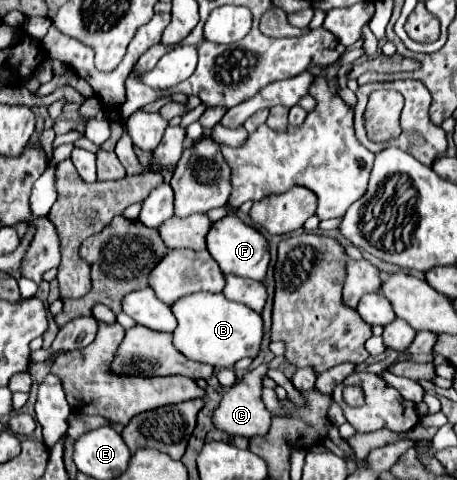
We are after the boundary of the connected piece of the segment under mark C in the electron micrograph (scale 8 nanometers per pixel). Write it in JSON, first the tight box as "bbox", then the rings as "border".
{"bbox":[213,364,271,436],"border":[[[267,364],[257,366],[255,370],[247,372],[237,384],[231,386],[231,390],[221,398],[221,404],[217,406],[217,410],[213,412],[213,424],[217,430],[227,432],[229,436],[261,436],[269,430],[271,426],[271,414],[265,408],[263,400],[261,400],[261,380],[265,376]]]}

